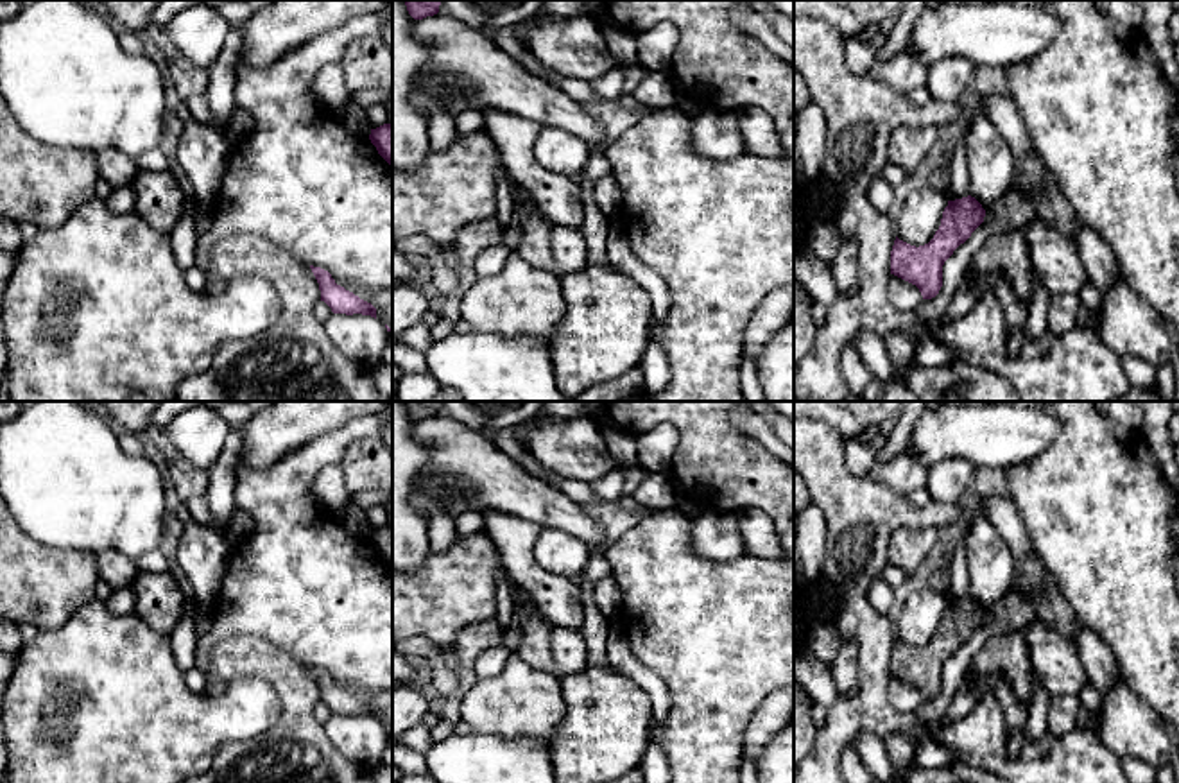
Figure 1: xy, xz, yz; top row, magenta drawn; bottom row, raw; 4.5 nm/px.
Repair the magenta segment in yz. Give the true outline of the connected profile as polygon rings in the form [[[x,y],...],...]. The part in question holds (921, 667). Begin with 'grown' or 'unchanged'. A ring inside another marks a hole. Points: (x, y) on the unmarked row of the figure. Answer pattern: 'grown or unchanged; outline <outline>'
unchanged; outline [[[968,597],[948,602],[941,627],[925,647],[910,647],[896,638],[891,652],[891,675],[916,686],[923,701],[932,701],[942,688],[942,667],[984,624],[985,611]]]

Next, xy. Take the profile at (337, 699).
unchanged; outline [[[310,667],[310,670],[319,684],[321,702],[324,702],[333,715],[362,715],[376,720],[376,710],[371,704],[337,686],[328,672],[314,667]]]

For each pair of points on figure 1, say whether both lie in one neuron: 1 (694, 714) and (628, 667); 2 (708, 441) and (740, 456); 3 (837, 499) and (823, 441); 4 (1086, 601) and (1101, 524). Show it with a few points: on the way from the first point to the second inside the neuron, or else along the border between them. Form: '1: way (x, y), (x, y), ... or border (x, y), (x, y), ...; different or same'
1: border (642, 663), (663, 681), (671, 701), (656, 733); different
2: way (715, 448), (722, 456), (733, 456); same
3: way (830, 484), (823, 468), (823, 456); same
4: way (1101, 581), (1101, 543); same

